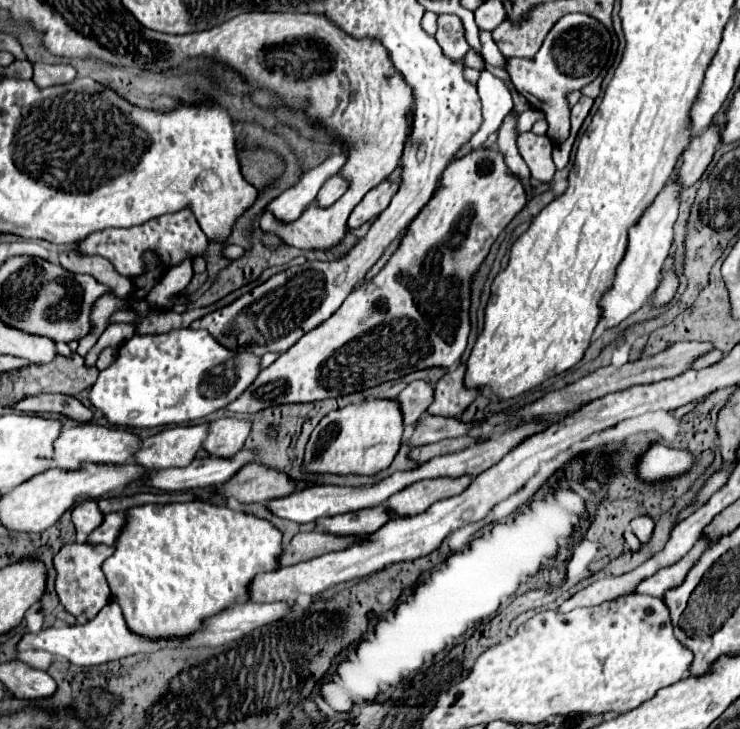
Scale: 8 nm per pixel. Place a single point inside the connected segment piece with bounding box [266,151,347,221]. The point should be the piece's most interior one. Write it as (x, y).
(288, 205)

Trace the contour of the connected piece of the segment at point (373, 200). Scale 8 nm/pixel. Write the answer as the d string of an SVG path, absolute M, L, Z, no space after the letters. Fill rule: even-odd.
M382 181L380 185L370 189L368 195L354 207L354 211L352 211L350 219L348 219L348 227L356 229L364 221L378 217L388 207L388 203L392 201L396 191L398 191L398 185L392 183L392 181Z

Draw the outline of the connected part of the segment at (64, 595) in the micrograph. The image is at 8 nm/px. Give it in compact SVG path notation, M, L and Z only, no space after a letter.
M72 543L64 545L54 557L56 569L56 593L60 597L62 607L78 617L82 611L88 613L88 619L96 617L98 611L110 603L110 589L106 577L102 573L102 561L114 553L114 547L108 545L88 545L88 543Z

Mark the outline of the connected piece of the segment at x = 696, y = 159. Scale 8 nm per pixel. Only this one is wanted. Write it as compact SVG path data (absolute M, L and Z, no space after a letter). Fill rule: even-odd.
M718 125L708 127L700 137L694 137L690 147L682 153L682 165L678 167L678 177L680 177L680 189L688 189L690 185L694 185L702 173L706 171L706 167L712 161L712 155L716 151L716 147L720 145L720 133L718 133Z

